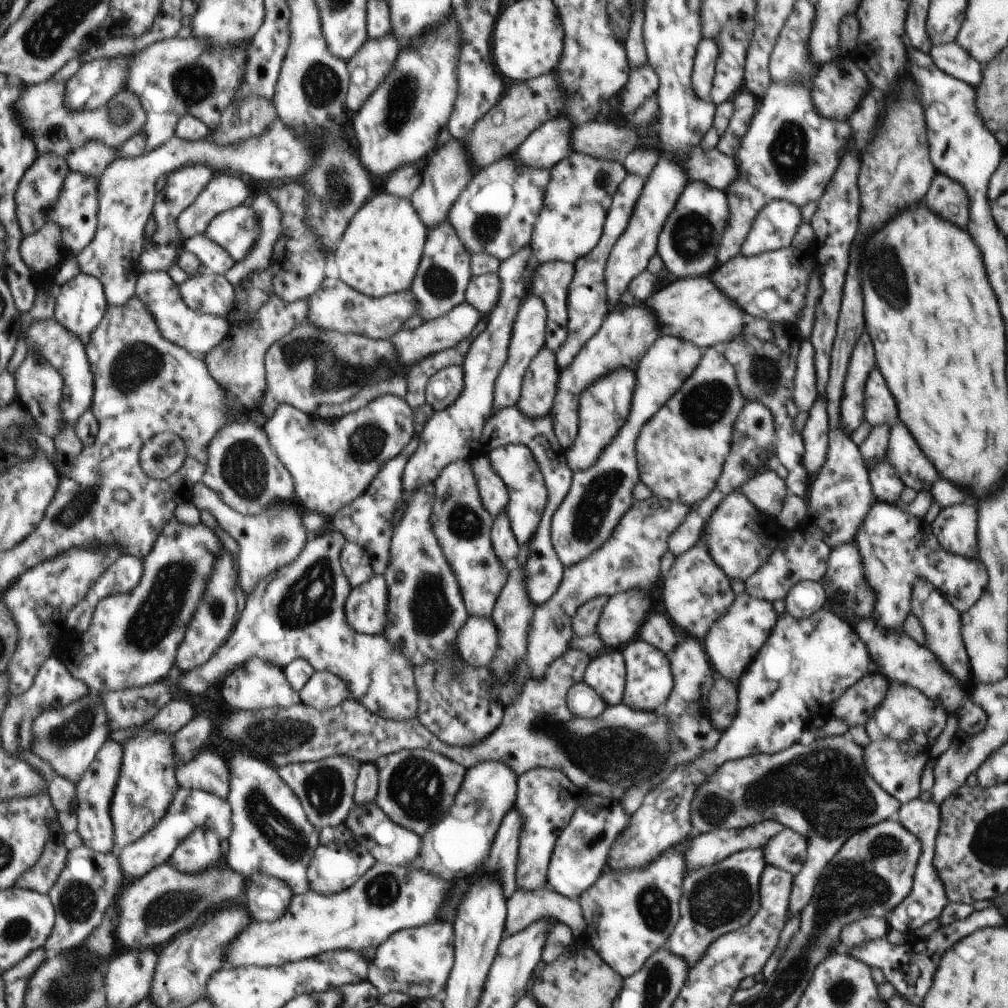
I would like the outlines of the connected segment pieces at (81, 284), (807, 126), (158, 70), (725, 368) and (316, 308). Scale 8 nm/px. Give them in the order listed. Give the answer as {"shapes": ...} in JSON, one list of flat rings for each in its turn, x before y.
{"shapes":[[[80,272,57,291,53,318,88,344,109,305,105,286,98,277]],[[771,81,768,90,758,99,757,111,734,158,737,162,738,178,725,190,729,203,728,220,716,252,718,263,724,264,740,254,740,248,752,228,754,217,770,202,786,201,800,209,804,204,818,200,826,192,826,184,830,182,840,160,838,152,844,150,846,138,850,136,850,128,846,126,846,122,828,120,818,114,812,104,811,89,806,84,780,84]],[[194,36,174,37,137,52,128,62,125,88,139,97,146,117,140,132,116,148,116,157,137,157,160,148,175,135,176,125,182,116,195,116,210,131,214,130,224,109,234,100,244,82,248,46,252,43,253,40,248,40,236,48,214,50,206,40,196,40]],[[710,346,682,388,648,420,636,439,639,478,658,499,693,505,706,498,732,449,735,419,745,405,734,366]],[[325,277,320,288,308,298,308,323,320,330,340,334,359,334,373,339,390,339,402,329,404,322,414,316,416,300,410,289,380,298,366,296,350,288,340,279]]]}

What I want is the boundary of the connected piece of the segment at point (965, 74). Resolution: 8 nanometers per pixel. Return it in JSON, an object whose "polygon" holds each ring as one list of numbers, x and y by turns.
{"polygon":[[956,41,944,46,934,46,932,60,940,70,962,82,972,84,972,88,978,88,982,82,983,66]]}

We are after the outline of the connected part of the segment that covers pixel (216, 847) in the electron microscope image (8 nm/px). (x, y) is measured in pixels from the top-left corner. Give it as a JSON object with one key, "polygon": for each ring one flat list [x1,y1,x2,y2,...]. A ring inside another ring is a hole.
{"polygon":[[196,828,172,854,168,861,186,874,198,874,214,866,221,856,221,840,210,828]]}

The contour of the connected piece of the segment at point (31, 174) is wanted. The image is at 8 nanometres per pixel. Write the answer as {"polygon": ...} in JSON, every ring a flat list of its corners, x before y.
{"polygon":[[56,154,37,155,37,160,34,160,33,166,25,173,16,191,17,218,24,236,34,235,45,226,46,222,49,222,69,171,66,158]]}

